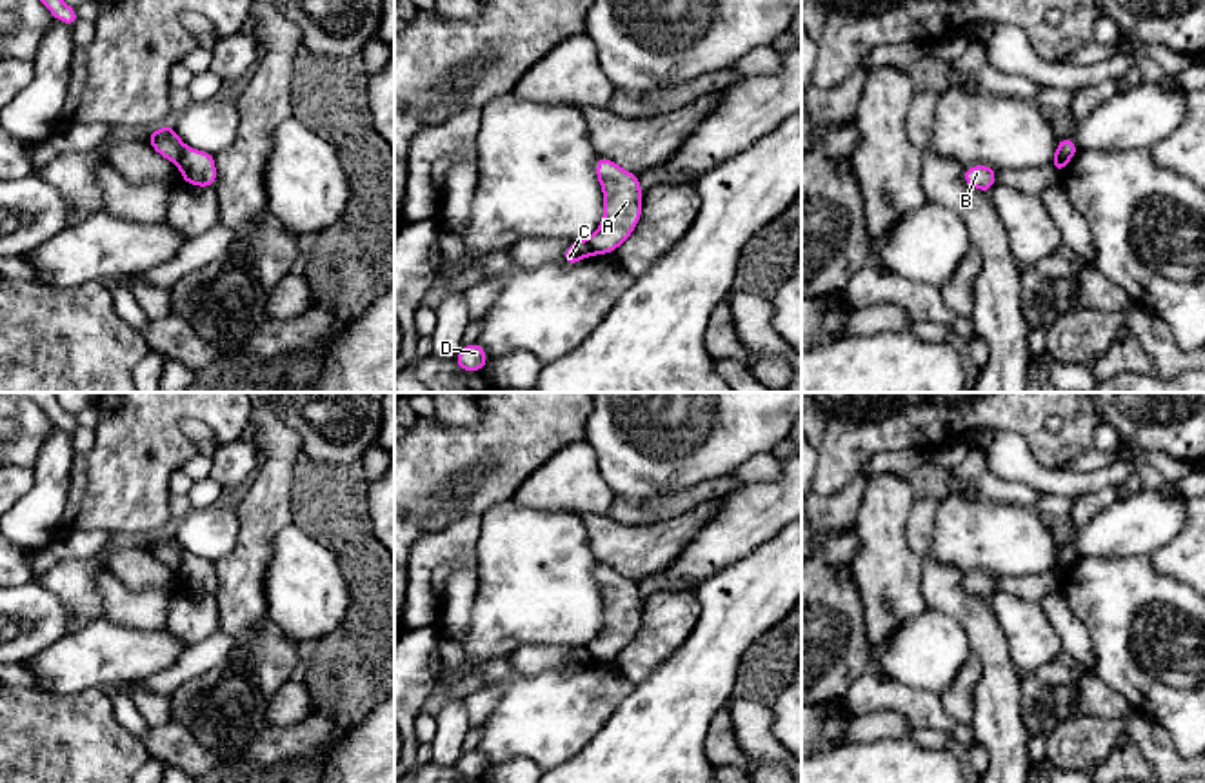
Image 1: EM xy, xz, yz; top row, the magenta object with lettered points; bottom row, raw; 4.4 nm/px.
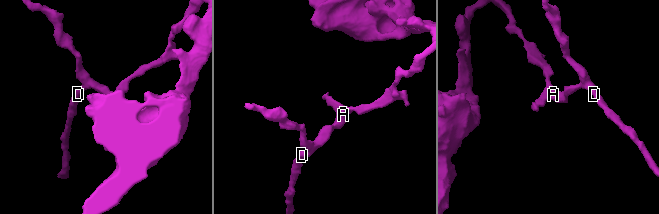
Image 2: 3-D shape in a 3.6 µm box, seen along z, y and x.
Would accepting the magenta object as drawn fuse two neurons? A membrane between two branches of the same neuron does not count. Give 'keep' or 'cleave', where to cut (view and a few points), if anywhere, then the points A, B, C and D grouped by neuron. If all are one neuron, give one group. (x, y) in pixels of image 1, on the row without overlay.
cleave; cut xy (184, 553), (177, 571); groups A B / C D

